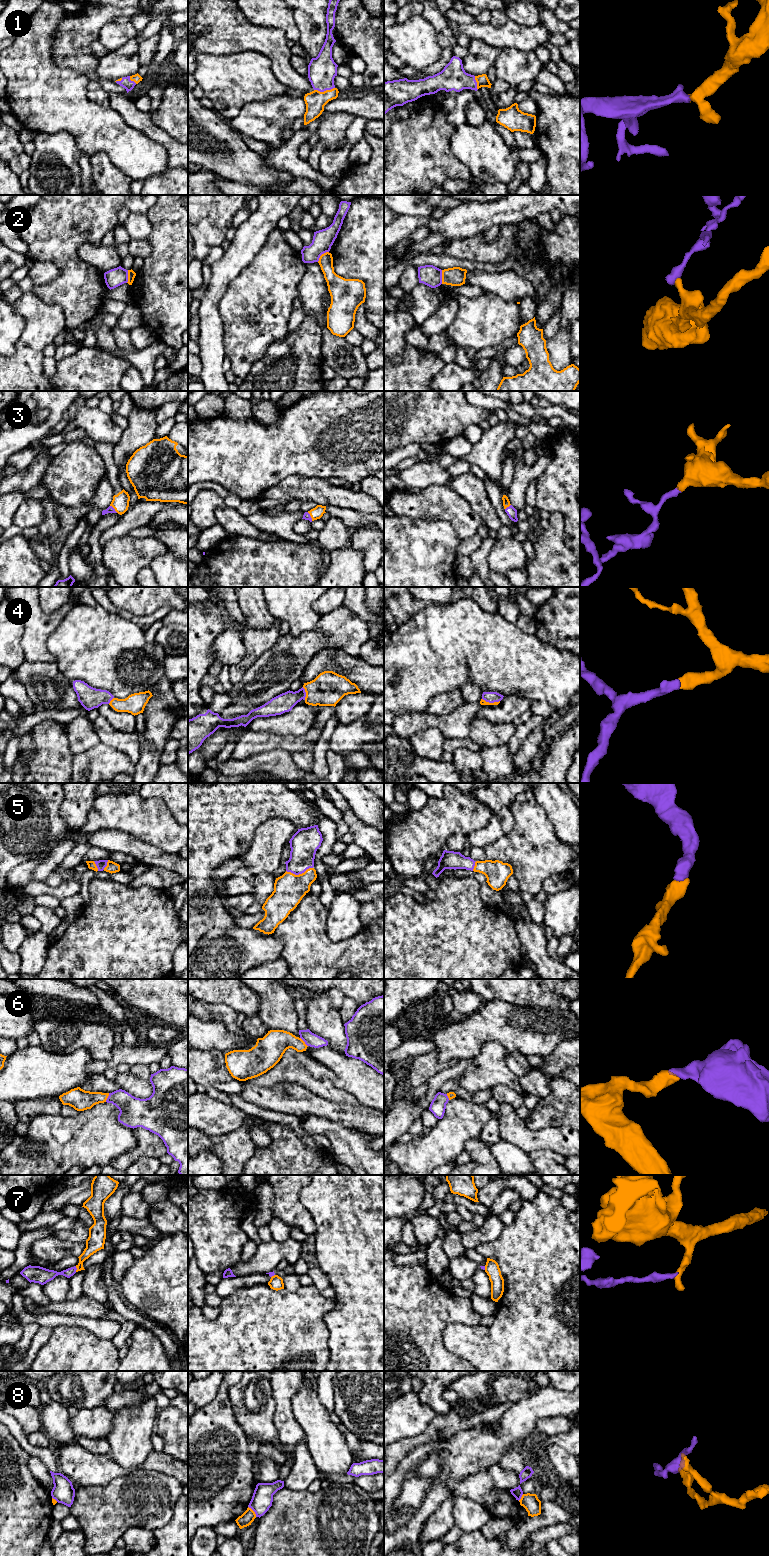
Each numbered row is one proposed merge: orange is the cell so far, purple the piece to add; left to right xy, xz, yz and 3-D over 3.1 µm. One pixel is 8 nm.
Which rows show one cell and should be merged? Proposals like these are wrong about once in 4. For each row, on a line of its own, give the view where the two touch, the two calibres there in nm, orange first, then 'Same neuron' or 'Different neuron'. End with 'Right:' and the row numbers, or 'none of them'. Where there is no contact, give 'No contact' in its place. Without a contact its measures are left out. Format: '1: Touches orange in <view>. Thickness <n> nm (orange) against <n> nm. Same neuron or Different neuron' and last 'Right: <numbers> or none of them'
1: Touches orange in xz. Thickness 160 nm (orange) against 220 nm. Same neuron
2: Touches orange in xz. Thickness 130 nm (orange) against 160 nm. Different neuron
3: Touches orange in xy. Thickness 140 nm (orange) against 60 nm. Same neuron
4: Touches orange in yz. Thickness 50 nm (orange) against 90 nm. Same neuron
5: Touches orange in xz. Thickness 260 nm (orange) against 220 nm. Same neuron
6: Touches orange in xy. Thickness 170 nm (orange) against 240 nm. Same neuron
7: Touches orange in xy. Thickness 140 nm (orange) against 100 nm. Different neuron
8: Touches orange in xz. Thickness 100 nm (orange) against 170 nm. Different neuron
Right: 1, 3, 4, 5, 6

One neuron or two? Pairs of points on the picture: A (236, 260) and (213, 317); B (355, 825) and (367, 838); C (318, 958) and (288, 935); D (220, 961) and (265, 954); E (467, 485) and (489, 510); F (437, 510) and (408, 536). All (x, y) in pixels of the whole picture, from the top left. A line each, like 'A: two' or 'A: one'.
A: one
B: one
C: one
D: one
E: one
F: two

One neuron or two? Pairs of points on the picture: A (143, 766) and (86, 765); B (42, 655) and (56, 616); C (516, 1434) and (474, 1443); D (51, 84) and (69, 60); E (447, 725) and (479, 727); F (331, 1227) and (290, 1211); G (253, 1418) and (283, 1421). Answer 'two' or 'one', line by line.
A: two
B: one
C: one
D: two
E: two
F: two
G: two

